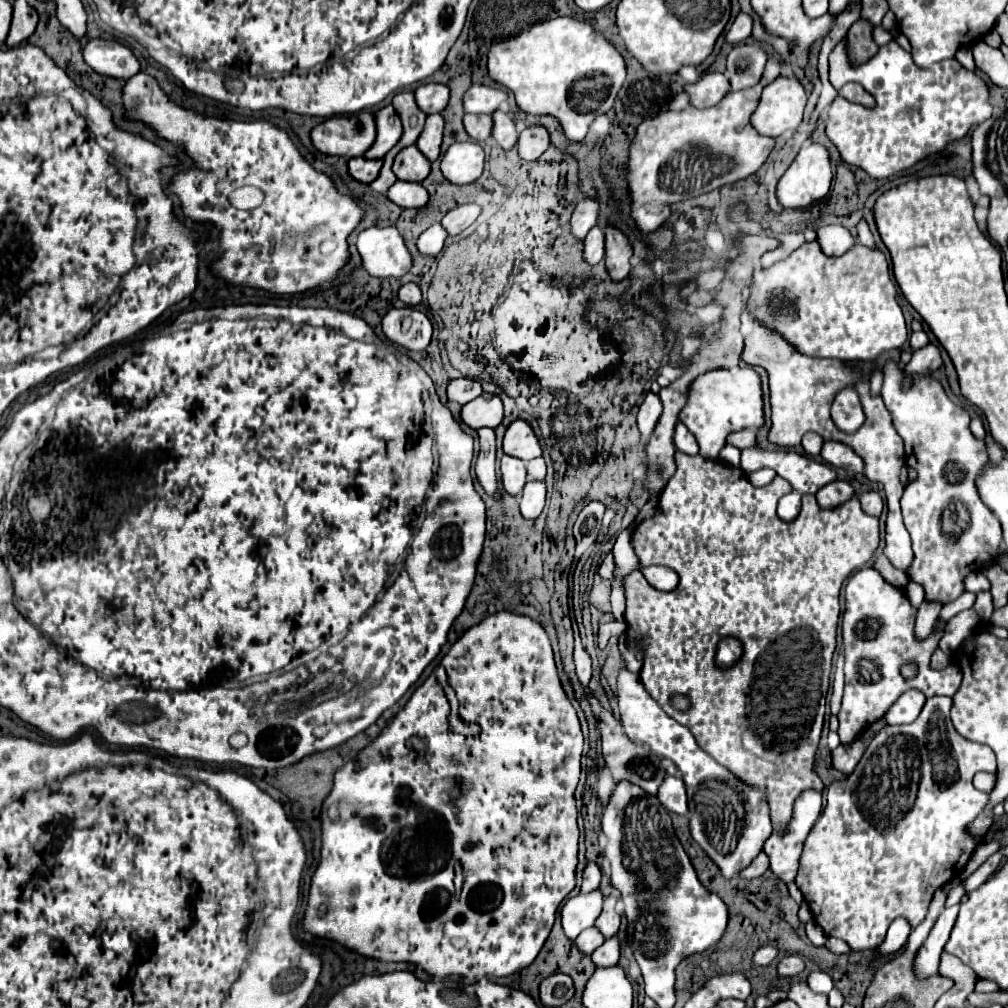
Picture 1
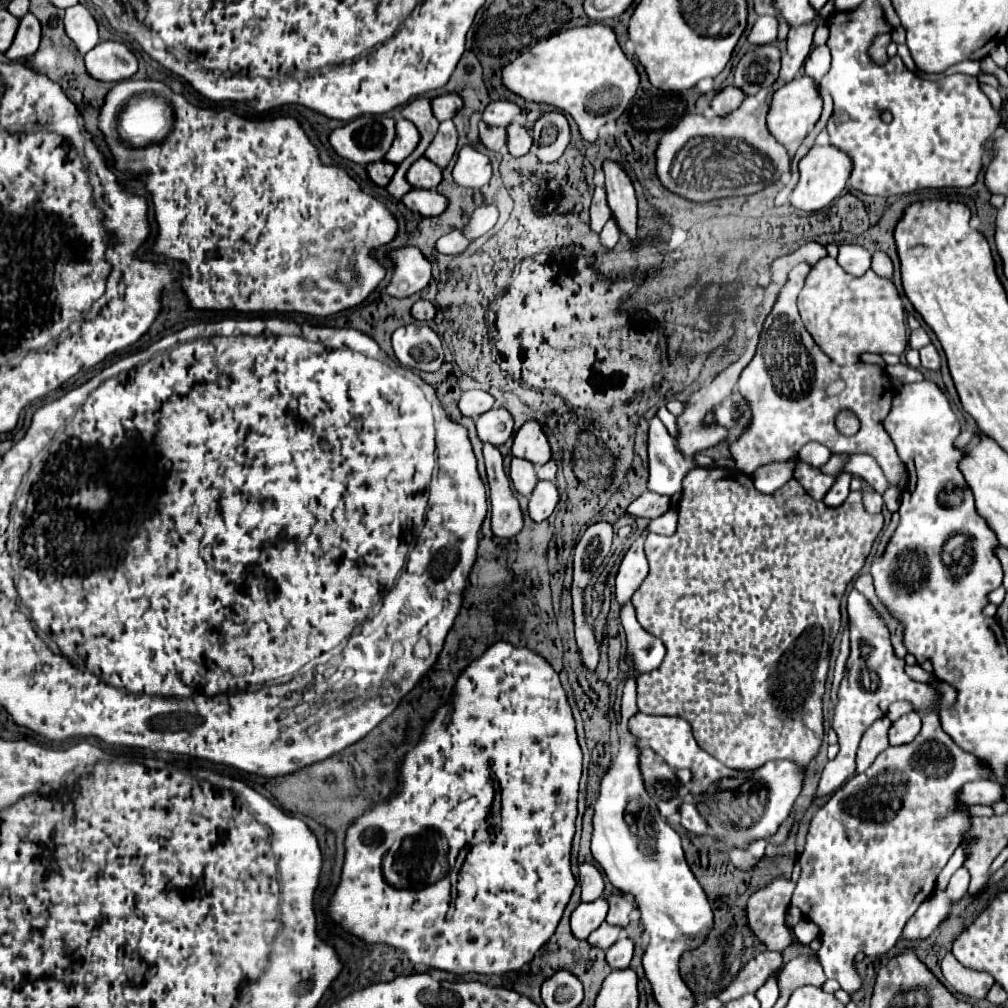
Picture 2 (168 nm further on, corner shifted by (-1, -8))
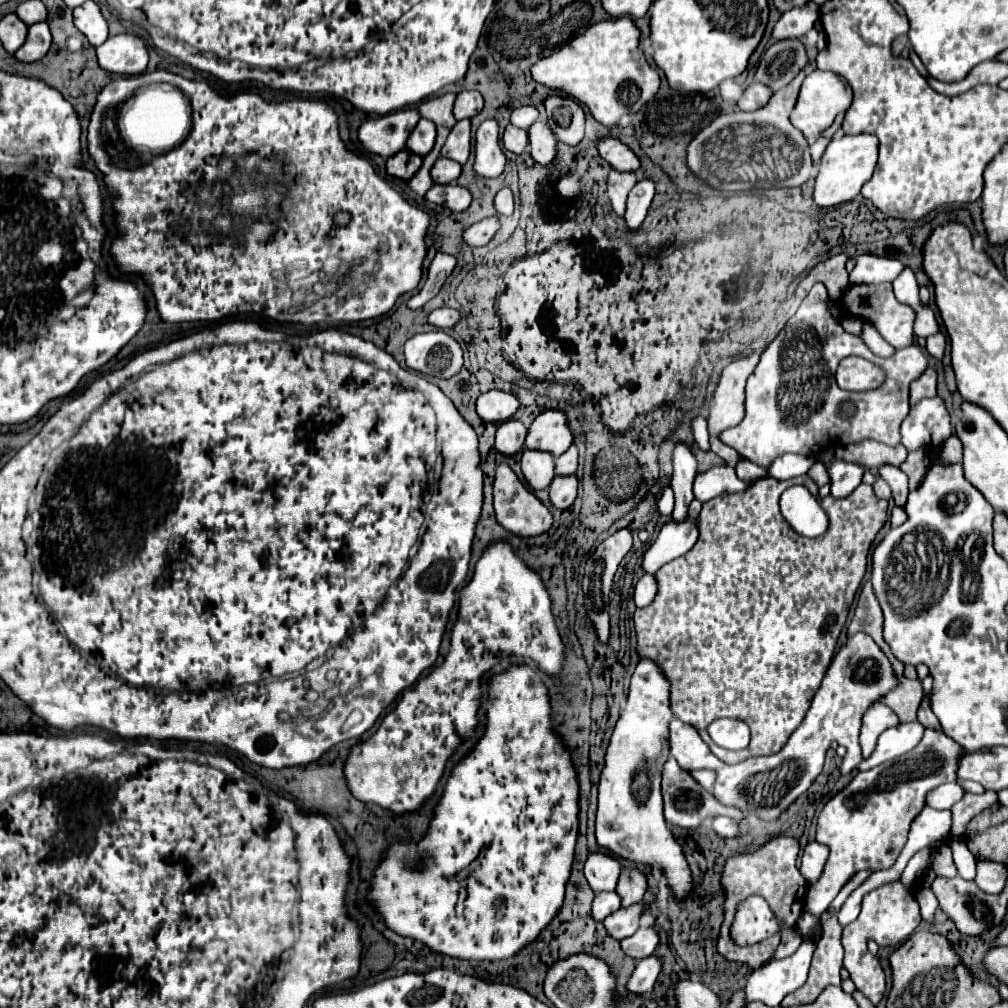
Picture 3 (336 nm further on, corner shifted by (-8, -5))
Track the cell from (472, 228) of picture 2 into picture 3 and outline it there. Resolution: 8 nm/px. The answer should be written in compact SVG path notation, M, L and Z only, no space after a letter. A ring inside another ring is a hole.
M508 187L500 189L496 193L496 199L494 199L494 209L500 213L500 215L512 215L514 211L514 199L512 199L512 191Z

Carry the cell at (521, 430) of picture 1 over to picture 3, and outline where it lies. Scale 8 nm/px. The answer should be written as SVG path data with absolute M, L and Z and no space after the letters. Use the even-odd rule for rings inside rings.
M544 411L540 413L528 429L526 449L538 449L552 453L554 457L562 455L572 445L572 431L566 425L566 415L562 411Z

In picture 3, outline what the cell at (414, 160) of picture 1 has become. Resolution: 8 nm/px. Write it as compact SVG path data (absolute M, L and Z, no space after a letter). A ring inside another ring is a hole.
M440 157L434 167L430 169L430 175L432 175L432 181L434 183L452 183L458 179L460 175L460 165L456 161L450 161L450 159L444 159Z

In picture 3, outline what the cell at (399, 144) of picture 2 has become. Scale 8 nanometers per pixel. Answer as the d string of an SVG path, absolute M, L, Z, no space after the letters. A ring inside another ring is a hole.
M420 119L416 129L410 133L408 141L406 141L406 149L410 153L418 153L418 155L426 155L436 139L436 127L432 125L432 121L428 119Z

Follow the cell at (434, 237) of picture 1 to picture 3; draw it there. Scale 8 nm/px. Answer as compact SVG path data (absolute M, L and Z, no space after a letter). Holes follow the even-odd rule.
M488 217L488 219L482 219L482 221L474 223L474 225L470 225L464 231L462 239L470 247L480 247L480 245L486 245L494 237L496 229L498 229L498 219L496 217Z

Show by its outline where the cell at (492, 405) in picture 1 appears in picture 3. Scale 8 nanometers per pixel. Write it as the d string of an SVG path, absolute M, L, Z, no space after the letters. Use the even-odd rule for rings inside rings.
M514 417L500 421L498 431L496 431L496 449L502 455L514 455L524 445L526 433L528 429Z

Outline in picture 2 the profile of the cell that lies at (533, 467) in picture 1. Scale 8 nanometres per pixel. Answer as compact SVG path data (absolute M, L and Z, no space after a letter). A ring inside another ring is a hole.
M549 460L549 462L543 464L543 466L537 466L537 476L539 476L539 480L555 480L555 474L557 474L557 464L555 464L555 460Z

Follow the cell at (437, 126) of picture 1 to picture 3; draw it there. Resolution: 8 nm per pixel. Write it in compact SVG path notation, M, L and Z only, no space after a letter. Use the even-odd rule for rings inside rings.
M462 119L450 129L450 135L448 135L440 155L456 161L460 165L464 165L468 161L468 155L470 155L470 119Z

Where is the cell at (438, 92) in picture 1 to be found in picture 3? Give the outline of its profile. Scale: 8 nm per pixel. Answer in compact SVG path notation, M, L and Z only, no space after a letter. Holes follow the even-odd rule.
M460 91L456 95L456 101L454 101L454 117L456 117L456 121L466 119L466 117L474 117L476 113L480 113L482 105L484 105L484 101L482 101L478 91Z

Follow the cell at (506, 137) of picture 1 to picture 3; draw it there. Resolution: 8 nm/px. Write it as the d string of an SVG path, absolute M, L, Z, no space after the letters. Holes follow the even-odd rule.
M536 121L528 129L528 153L540 165L548 165L554 159L556 143L558 143L556 137L552 135L552 131L542 121Z

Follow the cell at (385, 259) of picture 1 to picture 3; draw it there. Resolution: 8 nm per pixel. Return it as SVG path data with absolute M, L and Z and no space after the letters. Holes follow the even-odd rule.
M436 253L430 267L428 267L428 277L424 281L424 287L420 291L416 291L410 299L406 299L406 305L410 309L418 309L422 307L428 299L432 299L438 289L442 287L442 283L446 281L446 277L452 273L456 265L456 259L452 255L446 255L446 253Z

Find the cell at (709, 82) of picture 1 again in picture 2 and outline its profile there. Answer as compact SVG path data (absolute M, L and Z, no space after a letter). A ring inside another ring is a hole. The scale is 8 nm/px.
M727 86L711 100L711 108L719 116L725 116L725 114L737 110L743 100L745 100L745 92L741 92L737 86Z

